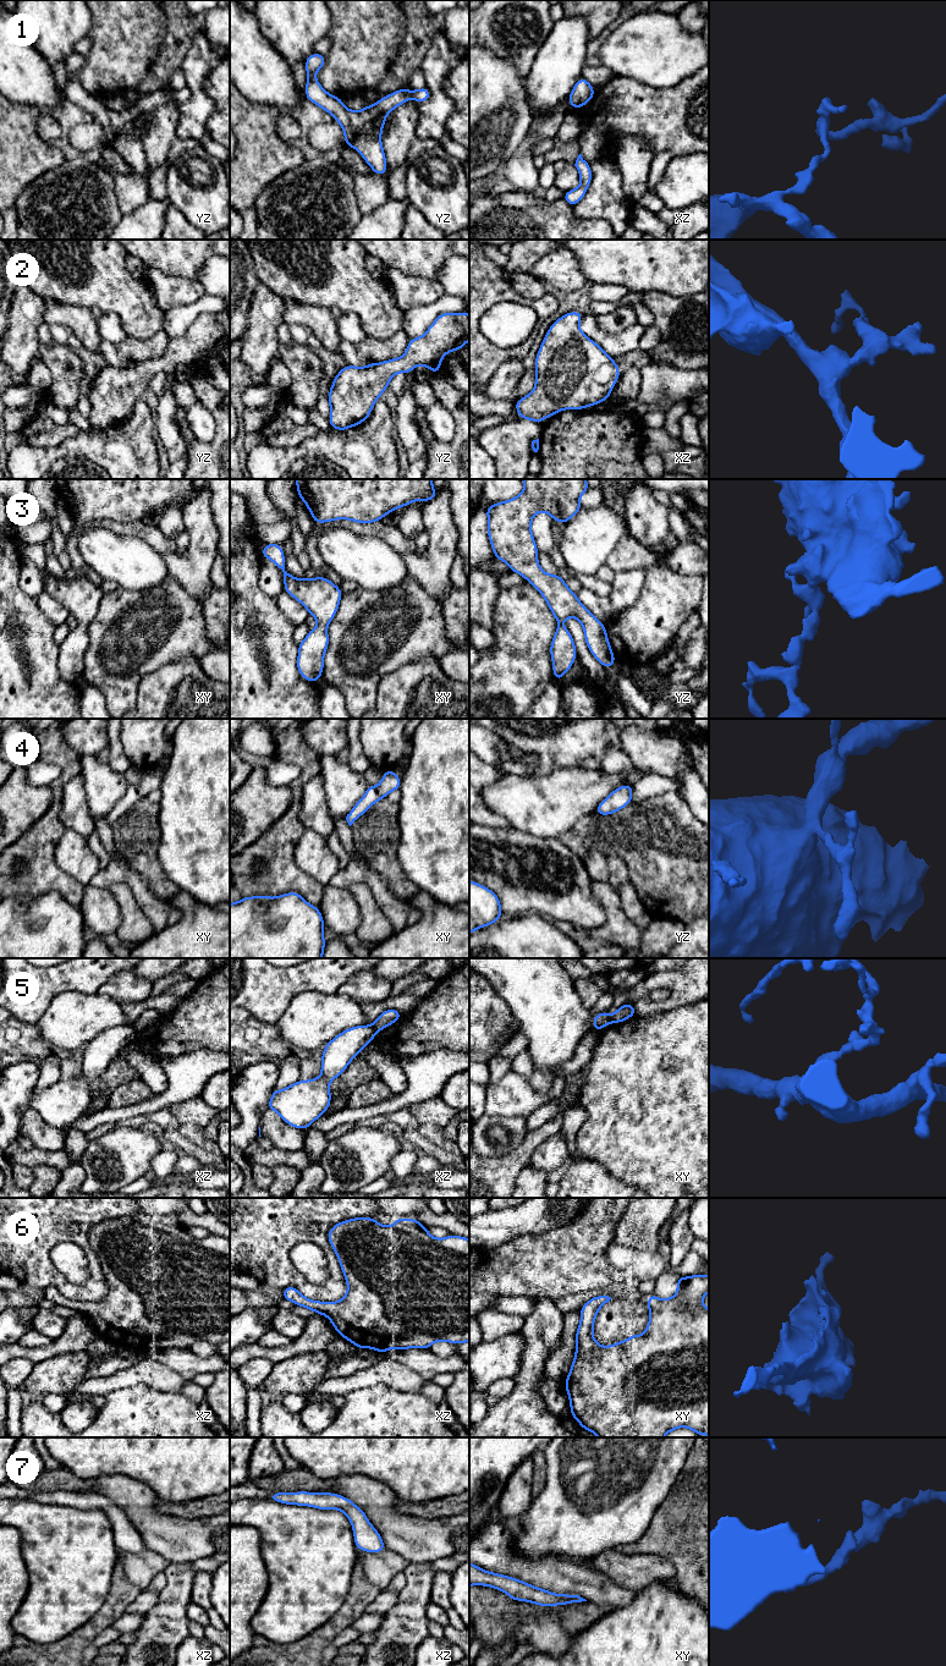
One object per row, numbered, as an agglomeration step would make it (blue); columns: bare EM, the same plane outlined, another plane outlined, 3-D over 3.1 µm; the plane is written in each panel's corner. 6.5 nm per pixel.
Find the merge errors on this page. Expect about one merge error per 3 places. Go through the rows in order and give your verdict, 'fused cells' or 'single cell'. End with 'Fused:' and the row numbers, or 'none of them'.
1: single cell
2: single cell
3: single cell
4: single cell
5: fused cells
6: single cell
7: single cell
Fused: 5

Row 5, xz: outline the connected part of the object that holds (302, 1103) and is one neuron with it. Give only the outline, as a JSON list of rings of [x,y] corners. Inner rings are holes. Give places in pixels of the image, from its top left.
[[[356,1026],[336,1035],[324,1046],[320,1060],[321,1076],[314,1079],[298,1081],[290,1087],[275,1089],[268,1109],[276,1111],[290,1126],[307,1129],[329,1109],[331,1093],[329,1084],[337,1078],[375,1038],[373,1026]]]

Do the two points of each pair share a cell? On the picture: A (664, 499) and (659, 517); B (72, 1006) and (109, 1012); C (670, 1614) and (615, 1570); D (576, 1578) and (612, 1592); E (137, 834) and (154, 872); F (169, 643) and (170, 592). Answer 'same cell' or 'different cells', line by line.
A: different cells
B: same cell
C: different cells
D: same cell
E: same cell
F: same cell

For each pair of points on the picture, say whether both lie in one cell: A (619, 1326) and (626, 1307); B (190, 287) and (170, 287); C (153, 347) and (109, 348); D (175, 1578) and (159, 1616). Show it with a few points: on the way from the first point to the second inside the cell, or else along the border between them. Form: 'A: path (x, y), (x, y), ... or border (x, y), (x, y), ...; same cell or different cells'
A: path (619, 1321), (626, 1312); same cell
B: path (185, 287), (175, 287); same cell
C: path (142, 351), (120, 352); same cell
D: path (175, 1588), (175, 1598), (169, 1606); same cell

